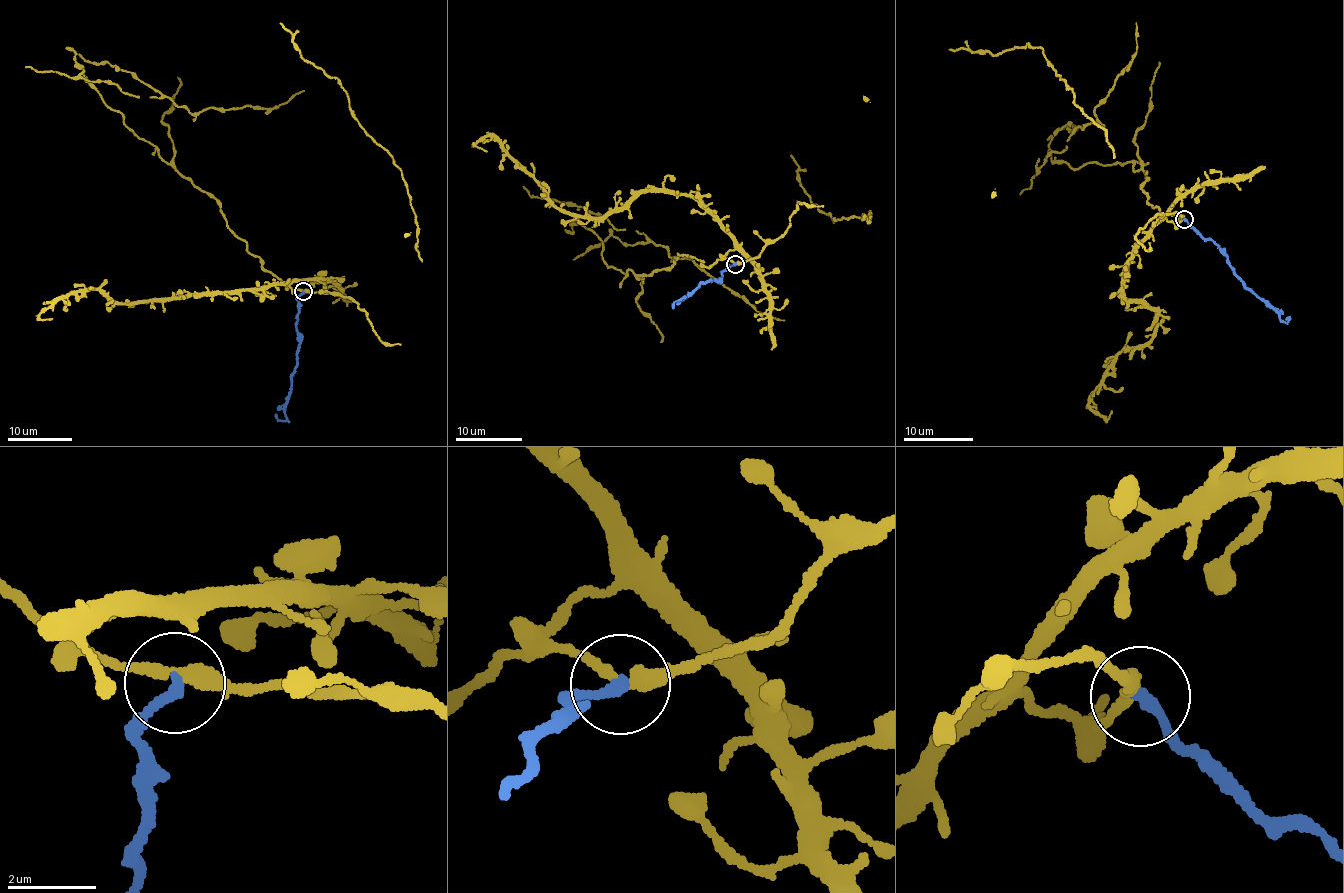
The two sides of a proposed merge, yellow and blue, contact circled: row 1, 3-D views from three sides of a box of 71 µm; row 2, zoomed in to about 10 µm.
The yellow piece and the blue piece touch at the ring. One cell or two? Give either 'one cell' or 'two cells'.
two cells

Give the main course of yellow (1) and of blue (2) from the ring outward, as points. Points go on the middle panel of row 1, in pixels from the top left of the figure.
1: (736, 264), (678, 254), (626, 274), (607, 265), (580, 220), (599, 213), (638, 231), (785, 320)
2: (735, 263), (718, 279), (700, 284), (696, 290), (674, 301), (673, 308)

